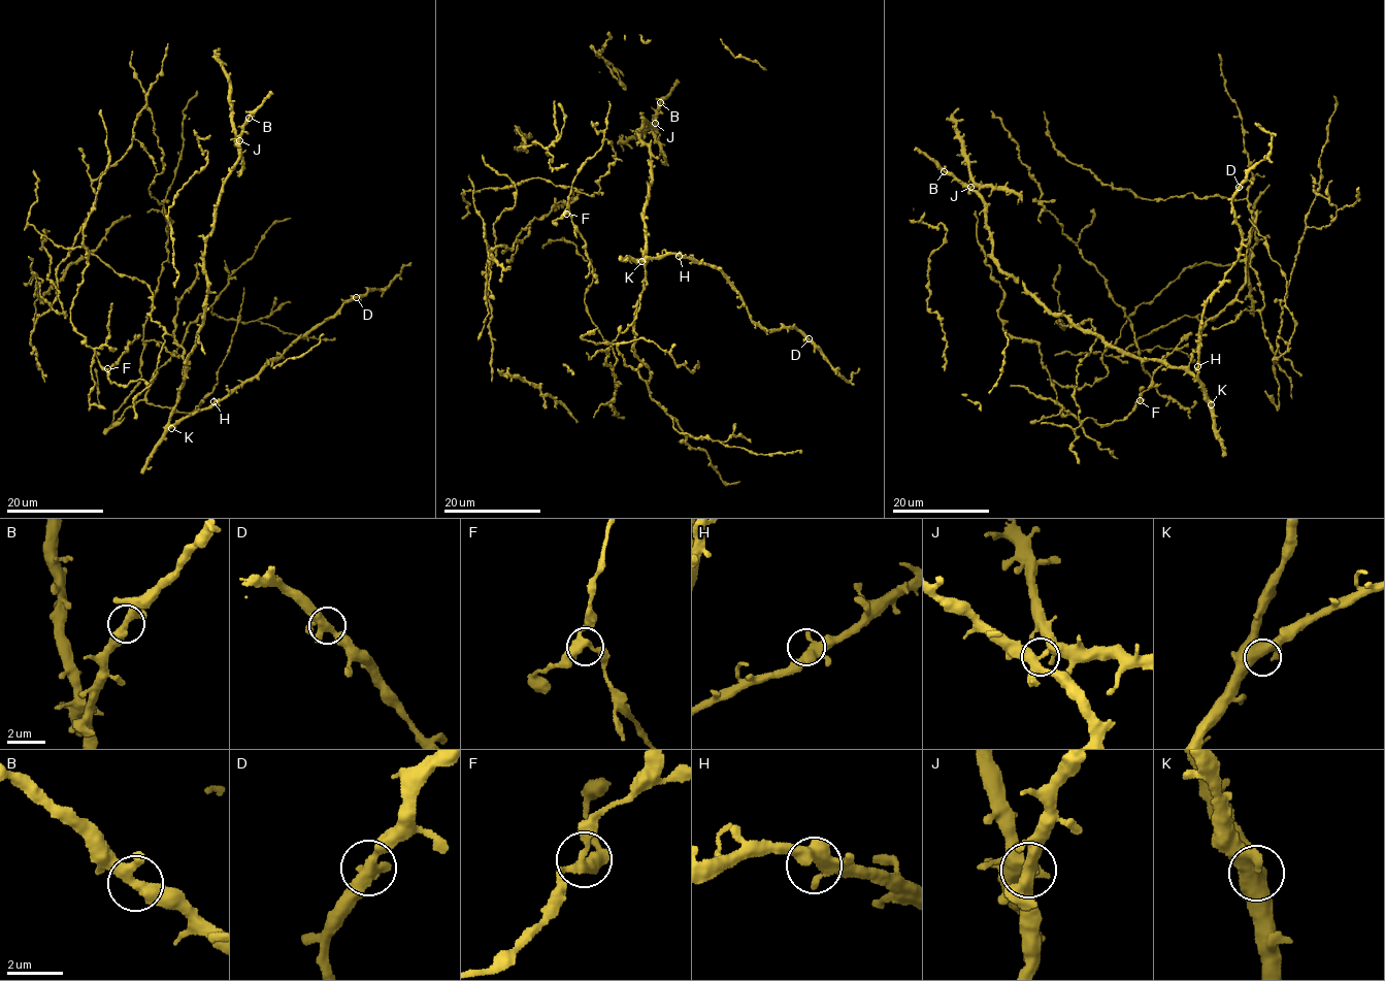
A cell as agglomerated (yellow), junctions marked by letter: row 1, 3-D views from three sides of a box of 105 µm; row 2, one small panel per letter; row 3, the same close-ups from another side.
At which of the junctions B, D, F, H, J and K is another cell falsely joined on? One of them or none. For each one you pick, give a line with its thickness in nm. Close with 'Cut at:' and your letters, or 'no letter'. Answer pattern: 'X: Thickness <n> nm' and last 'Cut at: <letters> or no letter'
J: Thickness 340 nm
Cut at: J

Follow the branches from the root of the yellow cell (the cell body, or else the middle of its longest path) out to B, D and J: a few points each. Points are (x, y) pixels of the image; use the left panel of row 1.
B: (172, 354), (178, 357), (183, 352), (184, 385), (208, 291), (204, 240), (249, 118)
D: (172, 354), (178, 357), (183, 352), (184, 371), (170, 418), (175, 424), (215, 405), (356, 297)
J: (172, 354), (178, 357), (183, 352), (184, 385), (208, 291), (204, 240), (223, 183), (238, 158), (239, 140)

